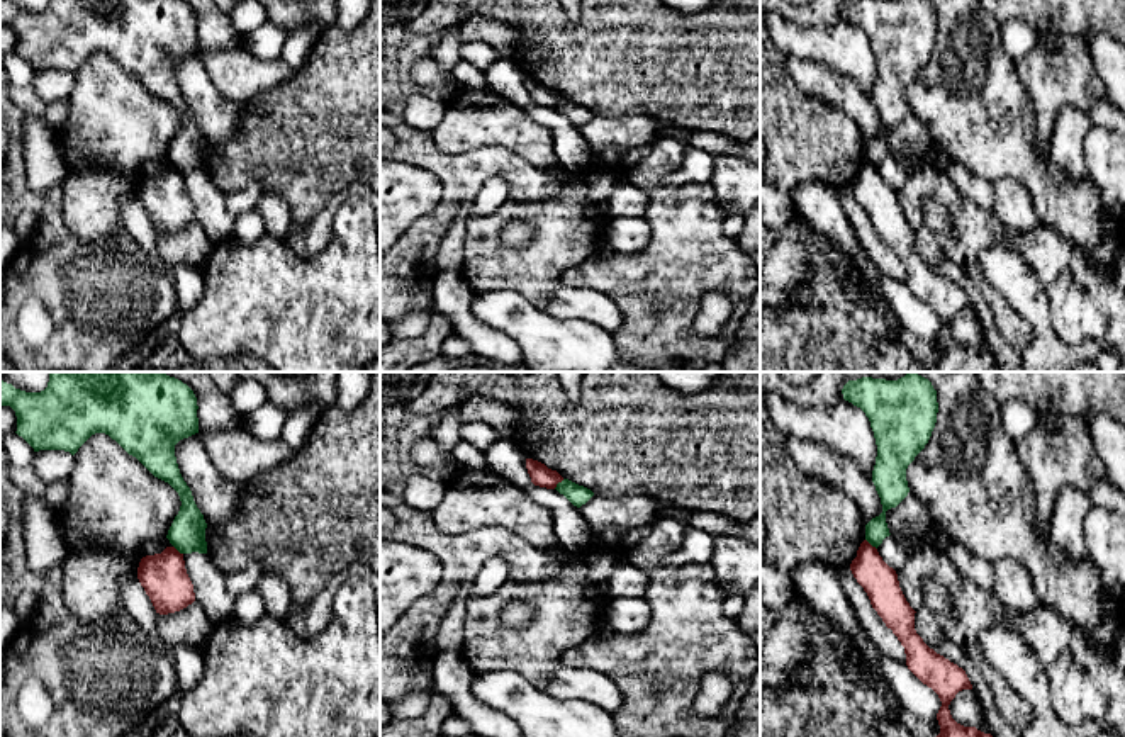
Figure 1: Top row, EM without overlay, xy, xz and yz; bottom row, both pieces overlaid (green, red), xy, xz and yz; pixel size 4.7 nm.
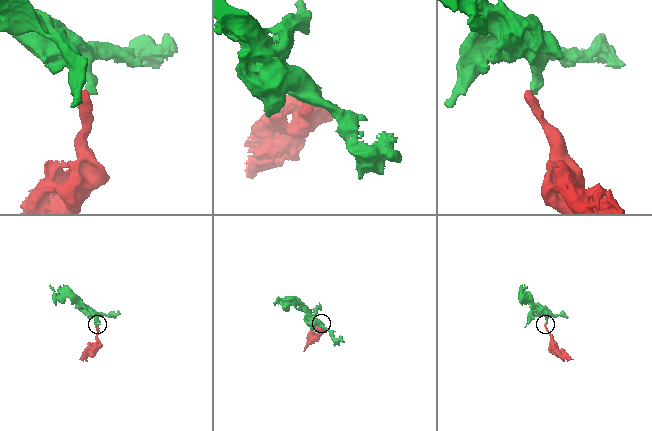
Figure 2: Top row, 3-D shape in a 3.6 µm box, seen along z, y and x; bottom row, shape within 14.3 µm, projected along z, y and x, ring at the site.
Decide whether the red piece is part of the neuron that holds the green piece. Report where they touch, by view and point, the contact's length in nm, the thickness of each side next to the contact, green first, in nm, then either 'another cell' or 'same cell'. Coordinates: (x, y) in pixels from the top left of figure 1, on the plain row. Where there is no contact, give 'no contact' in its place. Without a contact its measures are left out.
xz (559, 102) | 70 nm | 100/100 nm | another cell

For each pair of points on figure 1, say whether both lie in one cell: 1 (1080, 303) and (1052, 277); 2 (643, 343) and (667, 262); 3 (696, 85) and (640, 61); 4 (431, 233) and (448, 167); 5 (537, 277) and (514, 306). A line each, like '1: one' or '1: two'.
1: one
2: one
3: one
4: one
5: two

